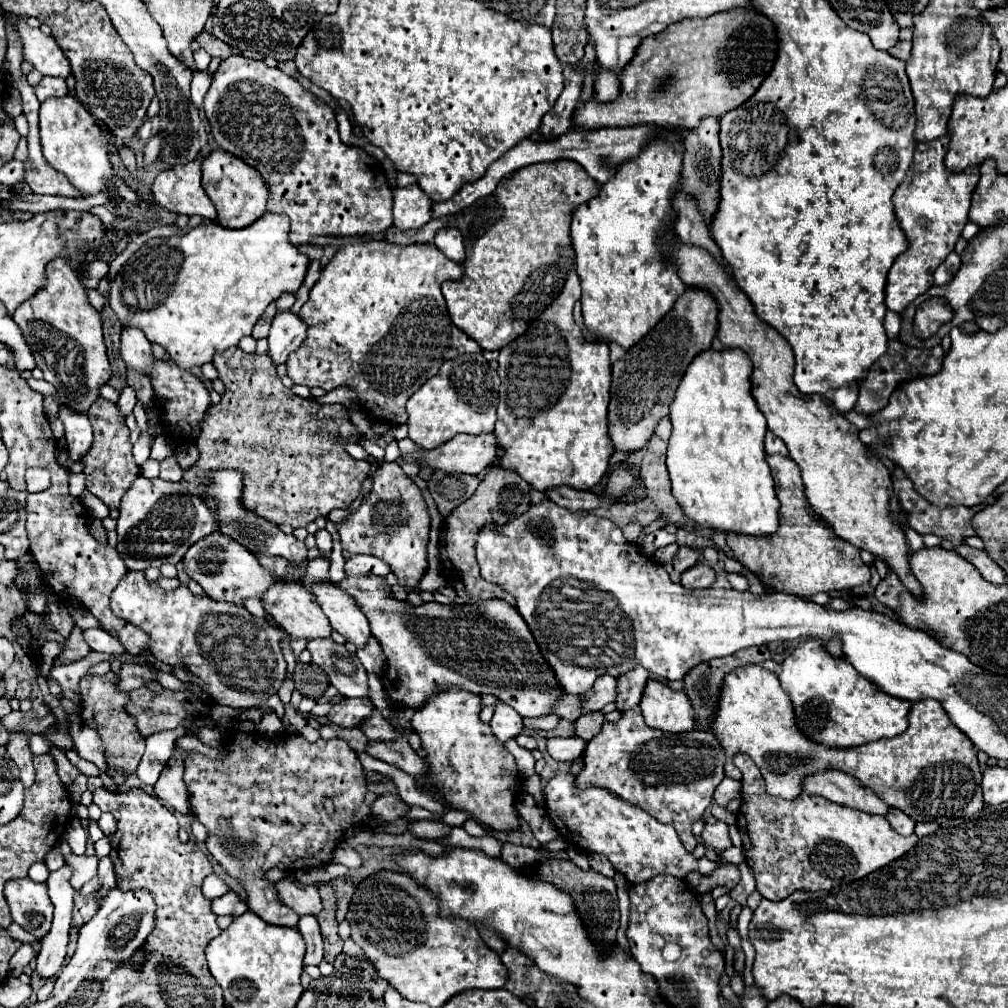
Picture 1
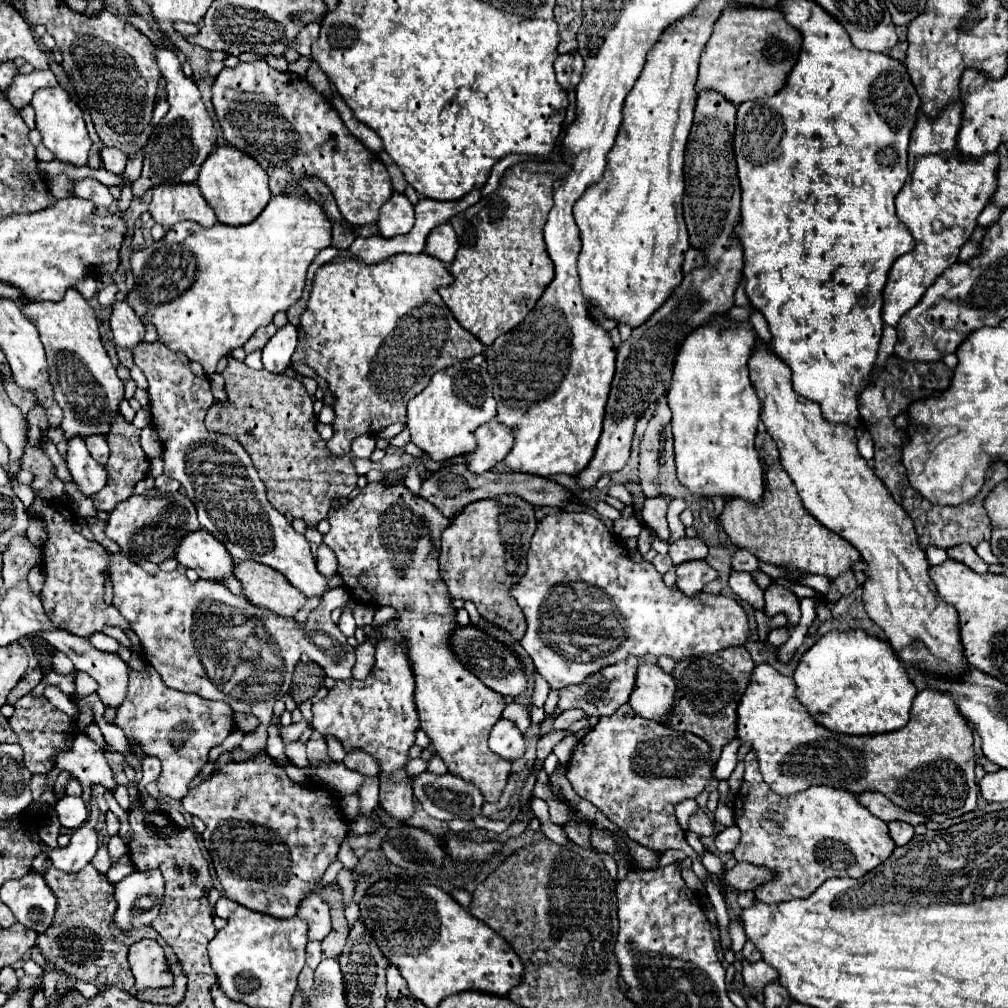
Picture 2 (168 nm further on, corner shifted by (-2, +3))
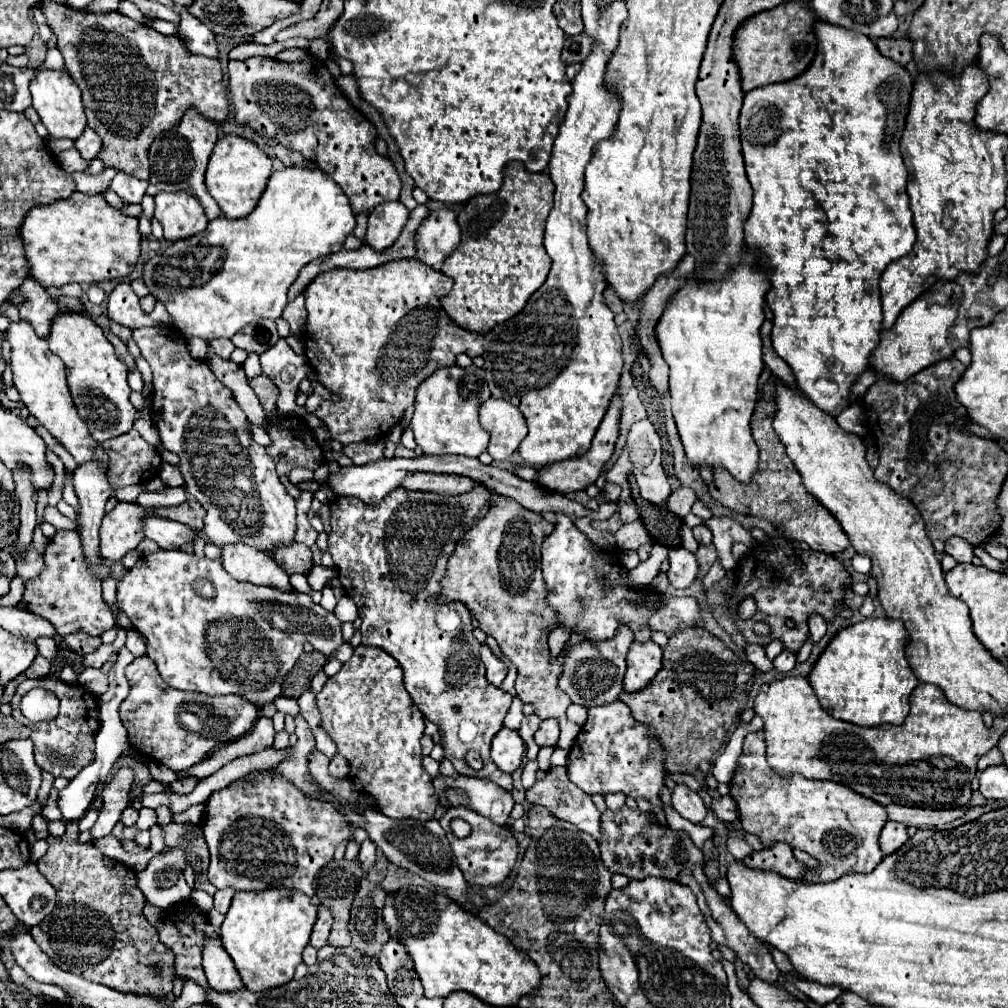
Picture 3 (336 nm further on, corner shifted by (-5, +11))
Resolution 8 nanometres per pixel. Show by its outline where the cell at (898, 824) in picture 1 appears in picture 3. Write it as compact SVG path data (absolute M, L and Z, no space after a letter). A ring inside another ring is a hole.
M887 822L881 830L881 850L883 850L883 856L885 854L891 854L895 850L899 850L905 842L909 840L909 834L907 834L907 826L905 824L895 824L895 822Z

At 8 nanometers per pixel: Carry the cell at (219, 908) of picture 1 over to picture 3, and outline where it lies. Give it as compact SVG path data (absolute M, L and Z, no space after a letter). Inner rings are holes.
M227 888L227 890L217 890L215 892L215 908L221 912L221 914L225 914L227 910L229 910L229 904L233 902L233 894L235 892L231 892L231 888Z

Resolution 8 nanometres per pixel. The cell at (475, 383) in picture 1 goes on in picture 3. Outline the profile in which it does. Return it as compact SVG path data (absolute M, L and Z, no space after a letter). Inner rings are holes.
M457 364L441 368L431 374L419 388L415 396L415 412L411 418L411 430L415 434L415 442L423 448L423 454L463 454L463 456L479 456L487 450L489 434L479 426L477 412L479 404L483 404L491 396L487 382L483 380L483 368L469 366L461 368Z

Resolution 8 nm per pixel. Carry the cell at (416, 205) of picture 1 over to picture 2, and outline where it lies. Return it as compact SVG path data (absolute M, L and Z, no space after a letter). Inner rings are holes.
M394 194L382 208L376 220L378 234L382 238L394 238L400 234L408 234L414 224L414 206L408 202L404 194Z

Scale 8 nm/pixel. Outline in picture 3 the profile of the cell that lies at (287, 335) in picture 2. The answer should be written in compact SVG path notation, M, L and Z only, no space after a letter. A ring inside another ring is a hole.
M279 338L277 344L273 344L267 352L261 354L261 368L281 390L277 400L279 410L285 414L295 412L295 388L307 376L307 358L295 354L287 340Z

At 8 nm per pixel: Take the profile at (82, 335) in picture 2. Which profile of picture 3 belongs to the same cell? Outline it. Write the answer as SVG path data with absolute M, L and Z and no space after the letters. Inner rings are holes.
M63 312L63 316L55 316L55 320L51 322L51 336L47 338L47 342L49 350L57 354L67 368L71 398L91 436L99 442L105 442L109 438L129 432L137 416L133 404L129 402L129 370L115 356L113 344L105 338L101 326L97 326L87 312Z

